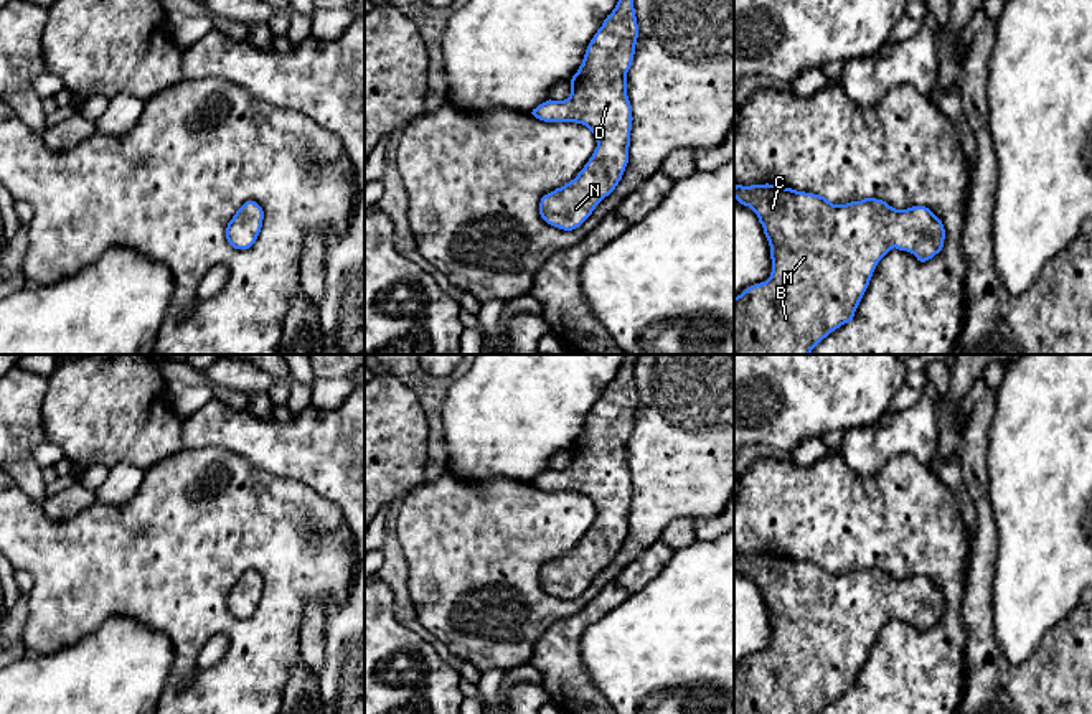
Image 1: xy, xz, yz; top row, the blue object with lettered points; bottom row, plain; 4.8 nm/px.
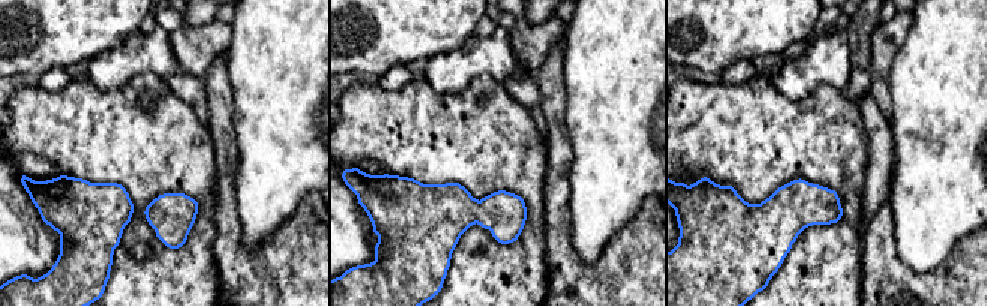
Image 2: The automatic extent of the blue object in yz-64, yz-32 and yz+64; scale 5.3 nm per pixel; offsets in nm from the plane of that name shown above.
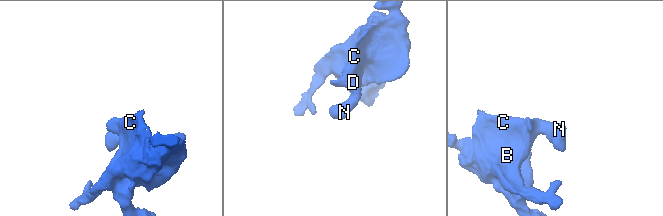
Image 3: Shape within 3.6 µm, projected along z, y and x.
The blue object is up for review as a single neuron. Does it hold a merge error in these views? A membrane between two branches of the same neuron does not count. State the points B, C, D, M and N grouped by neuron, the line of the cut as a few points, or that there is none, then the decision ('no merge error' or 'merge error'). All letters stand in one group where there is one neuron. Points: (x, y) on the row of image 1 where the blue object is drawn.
groups B C D M N; cut none; no merge error

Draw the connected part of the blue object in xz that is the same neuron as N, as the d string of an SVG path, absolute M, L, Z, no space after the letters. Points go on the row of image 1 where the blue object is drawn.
M619 0L591 40L582 64L571 79L571 94L564 101L546 101L533 109L533 115L544 122L576 122L586 125L595 137L597 147L574 180L544 195L539 203L541 218L559 229L579 228L609 196L628 163L632 106L627 96L627 73L632 66L638 25L633 0Z

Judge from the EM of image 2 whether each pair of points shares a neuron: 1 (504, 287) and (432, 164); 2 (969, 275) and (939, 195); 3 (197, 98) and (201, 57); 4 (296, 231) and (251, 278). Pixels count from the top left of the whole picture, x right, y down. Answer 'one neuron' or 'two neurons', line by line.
1: one neuron
2: two neurons
3: two neurons
4: one neuron

